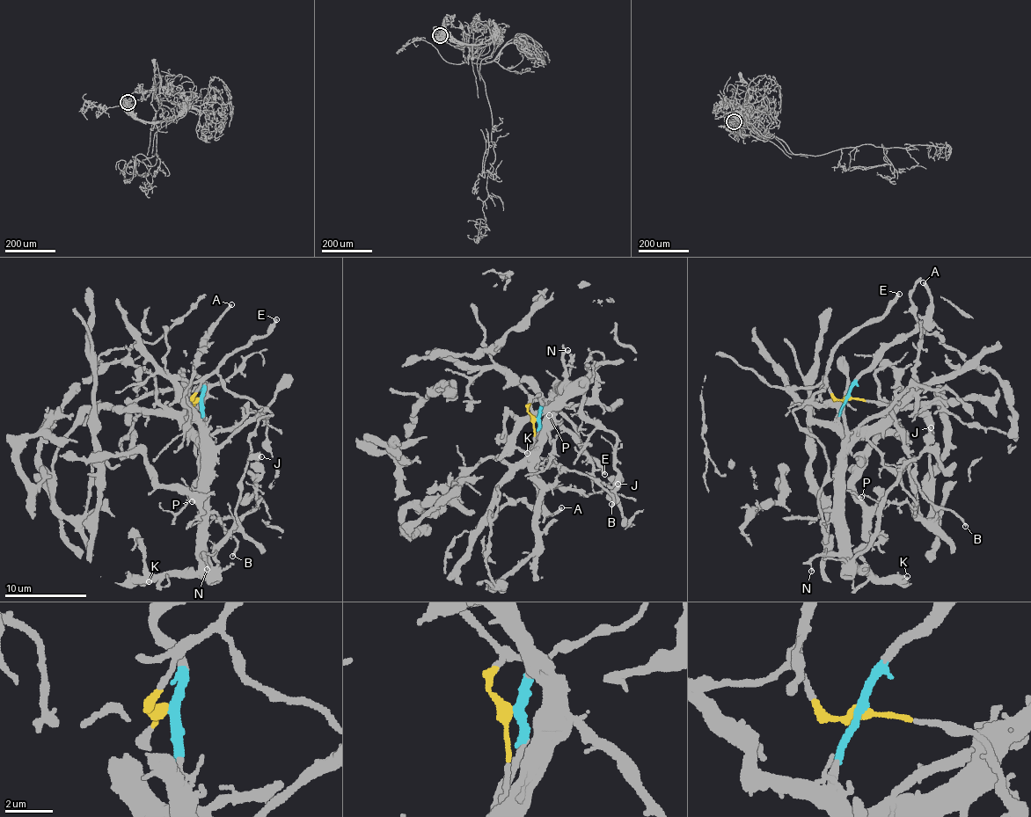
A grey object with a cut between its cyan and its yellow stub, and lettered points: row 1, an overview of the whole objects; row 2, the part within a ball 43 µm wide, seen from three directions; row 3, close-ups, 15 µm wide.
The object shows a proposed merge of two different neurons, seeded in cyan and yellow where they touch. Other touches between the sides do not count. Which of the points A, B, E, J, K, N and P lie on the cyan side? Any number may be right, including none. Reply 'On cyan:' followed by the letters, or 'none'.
On cyan: A, J, K, N, P

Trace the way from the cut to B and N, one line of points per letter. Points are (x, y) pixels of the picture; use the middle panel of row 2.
B: (537, 418), (535, 453), (550, 463), (559, 465), (562, 472), (575, 470), (594, 481), (612, 496), (612, 504)
N: (537, 418), (543, 403), (549, 404), (567, 385), (564, 359), (565, 352), (568, 350)

